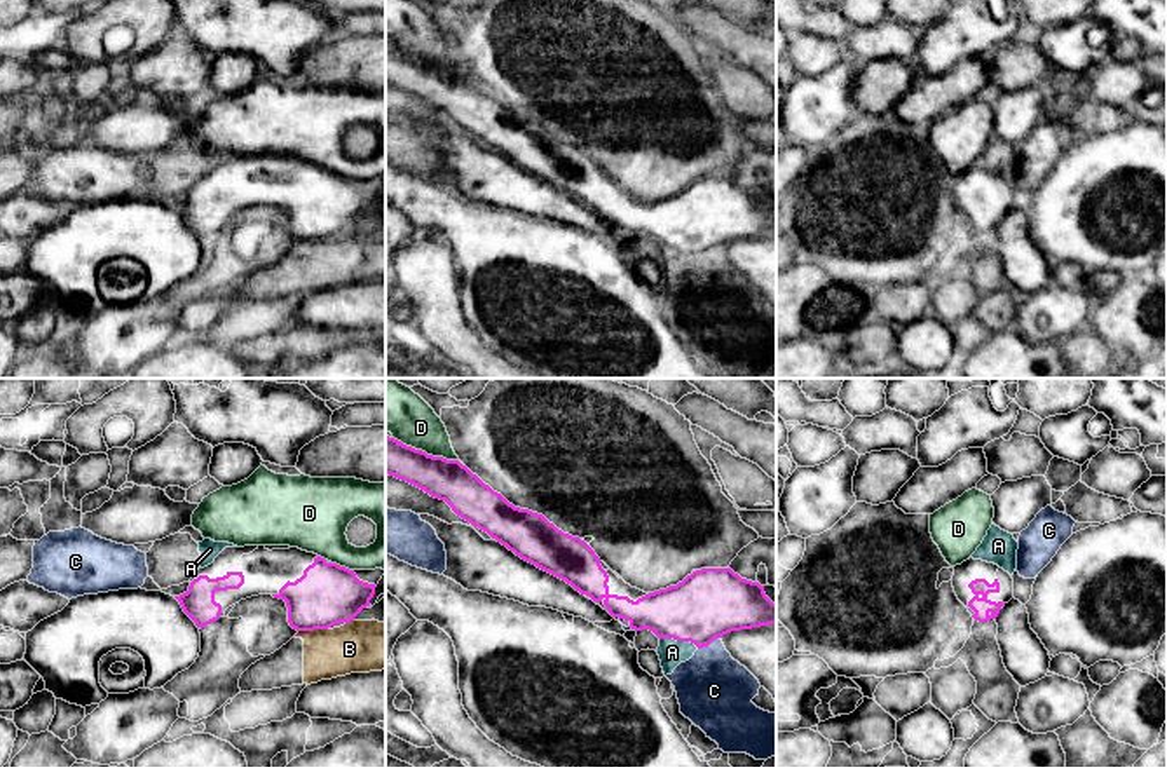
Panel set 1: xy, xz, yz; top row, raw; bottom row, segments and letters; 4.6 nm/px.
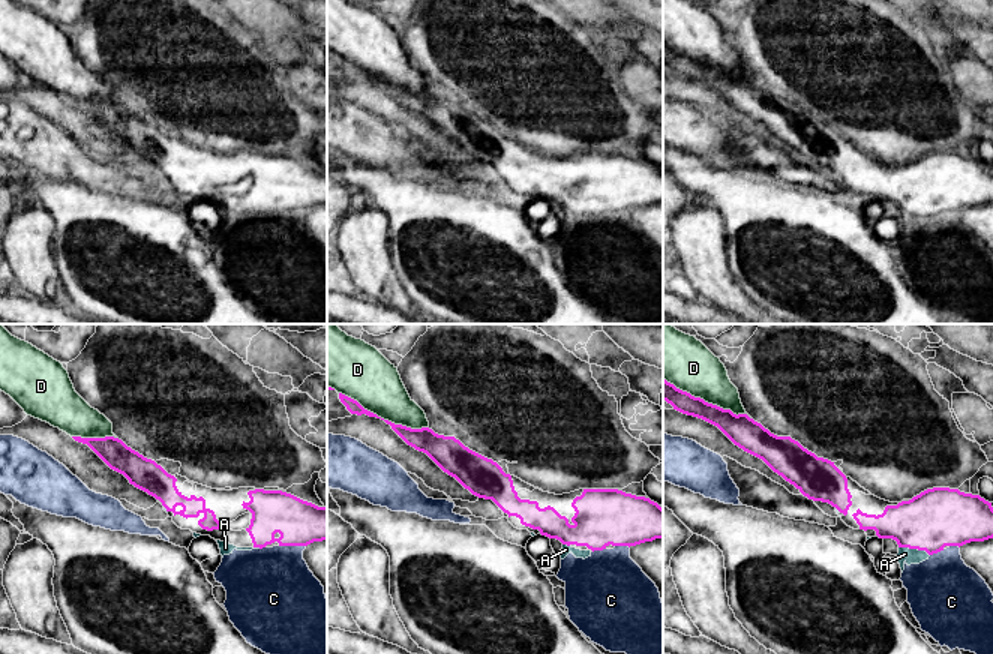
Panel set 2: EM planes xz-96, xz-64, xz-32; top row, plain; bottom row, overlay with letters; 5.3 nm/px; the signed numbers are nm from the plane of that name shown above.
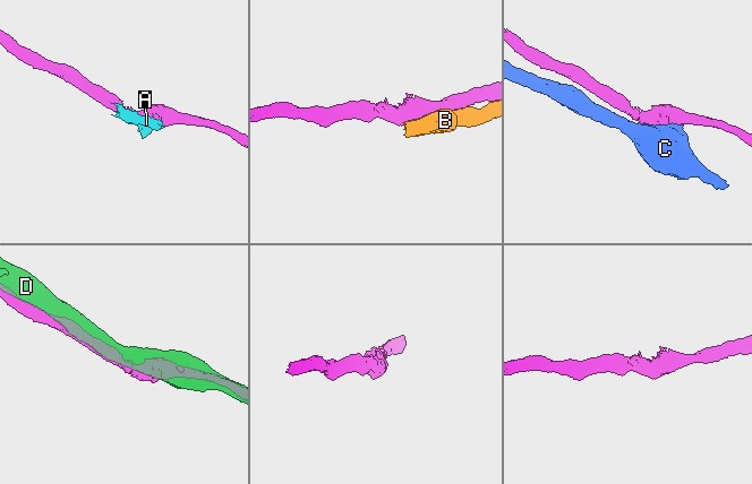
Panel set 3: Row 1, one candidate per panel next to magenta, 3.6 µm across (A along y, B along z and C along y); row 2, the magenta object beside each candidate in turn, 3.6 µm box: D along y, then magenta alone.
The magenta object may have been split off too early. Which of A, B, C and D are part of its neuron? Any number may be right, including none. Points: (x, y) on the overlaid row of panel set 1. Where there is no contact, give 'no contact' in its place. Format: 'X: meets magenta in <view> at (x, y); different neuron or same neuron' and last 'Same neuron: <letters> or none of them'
A: meets magenta in xz at (679, 640); different neuron
B: meets magenta in xy at (313, 630); different neuron
C: meets magenta in xz at (709, 644); different neuron
D: meets magenta in xz at (426, 454); different neuron
Same neuron: none of them

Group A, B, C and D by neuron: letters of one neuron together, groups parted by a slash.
A / B / C / D

